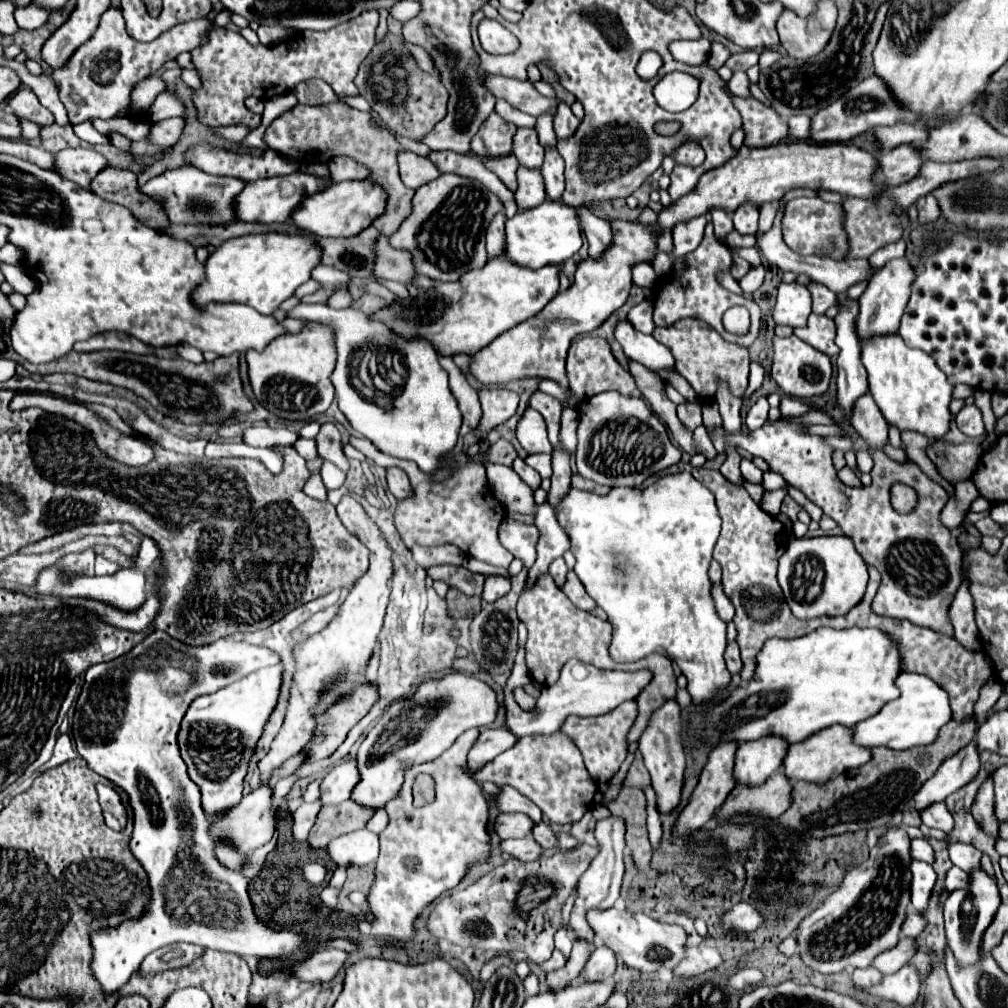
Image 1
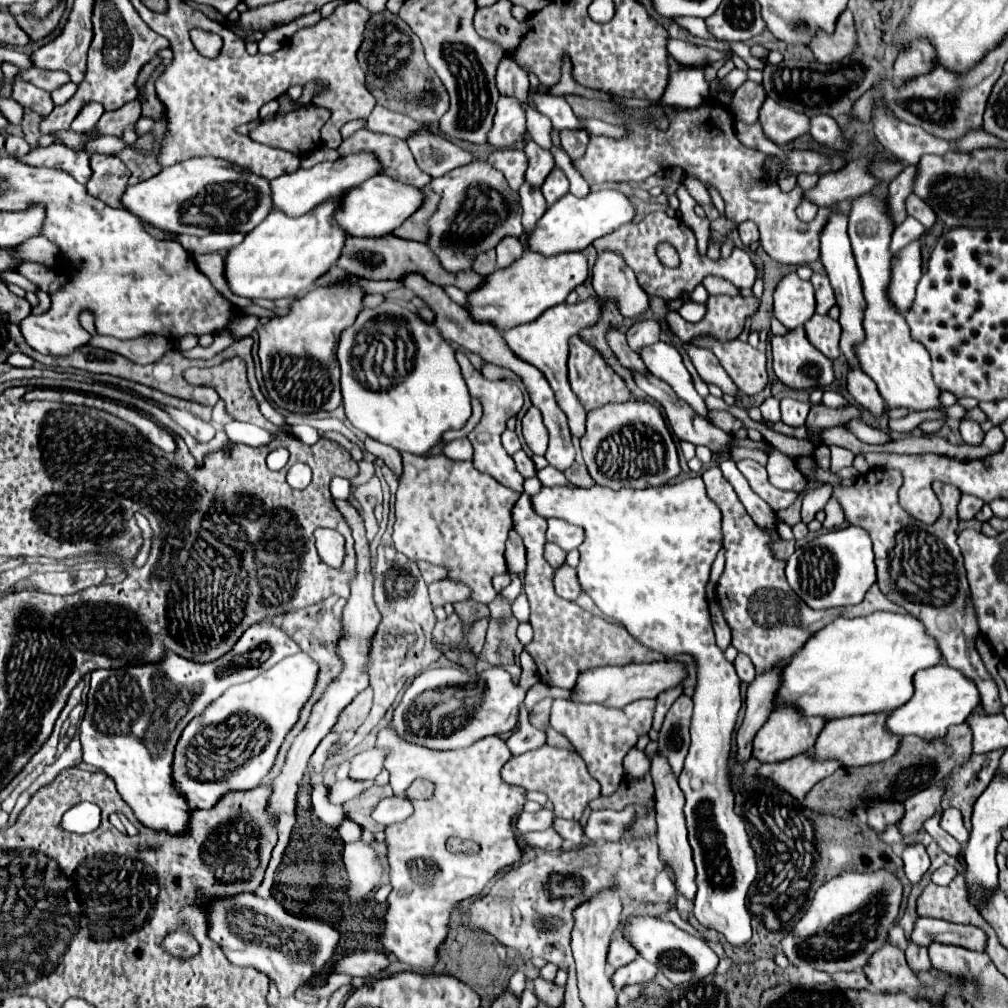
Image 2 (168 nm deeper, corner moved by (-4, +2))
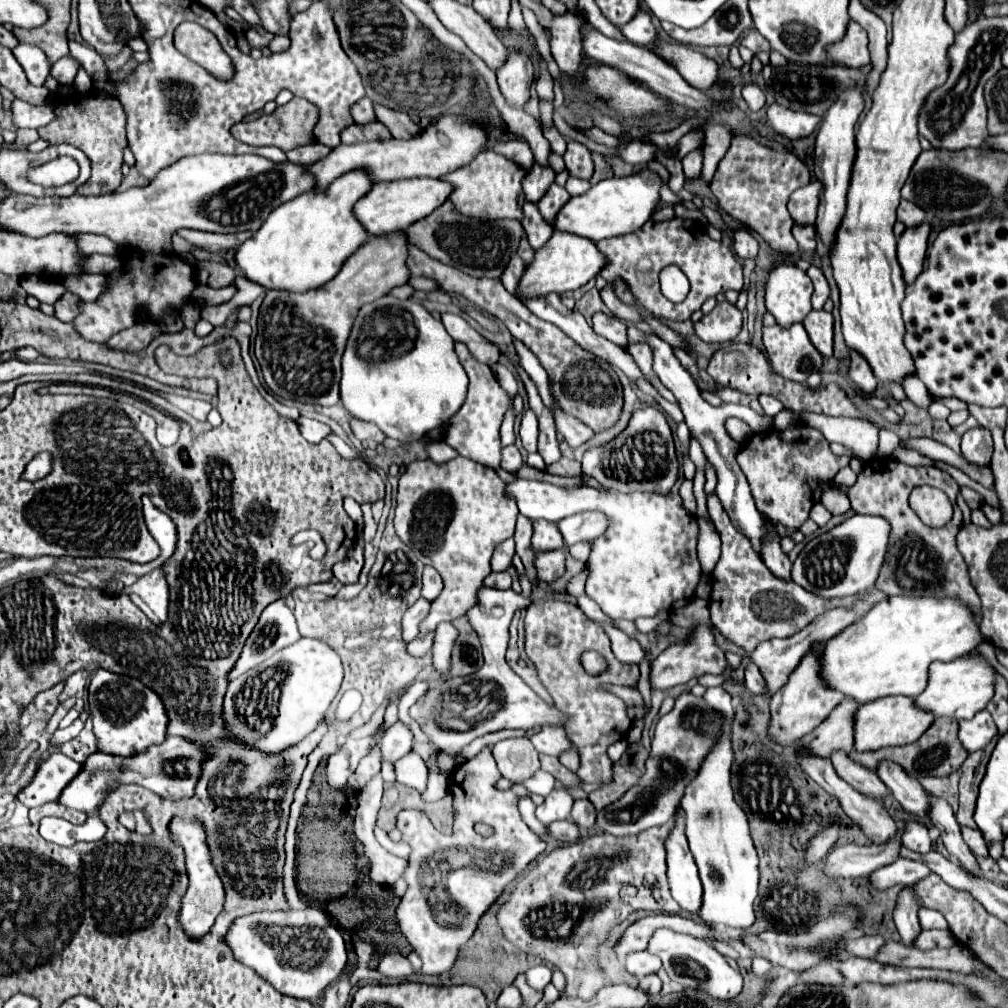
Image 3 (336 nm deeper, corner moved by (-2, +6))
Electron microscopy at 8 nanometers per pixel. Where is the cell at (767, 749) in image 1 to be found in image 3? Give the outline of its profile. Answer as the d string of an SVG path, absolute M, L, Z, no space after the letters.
M822 644L814 648L812 654L806 656L806 660L802 660L802 664L792 672L792 676L788 678L786 686L782 690L778 690L772 698L770 698L770 722L768 722L768 738L784 748L794 746L802 736L810 734L818 724L822 724L826 720L826 716L838 706L842 704L844 696L842 692L832 692L830 688L826 688L818 676L818 652L820 652Z

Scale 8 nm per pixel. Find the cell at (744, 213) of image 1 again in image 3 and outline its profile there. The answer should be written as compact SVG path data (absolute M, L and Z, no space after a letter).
M738 228L734 232L732 240L734 240L734 252L740 258L756 258L756 254L758 254L758 240L746 228Z

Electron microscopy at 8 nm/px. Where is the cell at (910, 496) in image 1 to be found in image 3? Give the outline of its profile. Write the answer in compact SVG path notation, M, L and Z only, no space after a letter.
M927 485L914 488L910 494L910 508L928 526L944 526L953 515L953 507L946 494Z

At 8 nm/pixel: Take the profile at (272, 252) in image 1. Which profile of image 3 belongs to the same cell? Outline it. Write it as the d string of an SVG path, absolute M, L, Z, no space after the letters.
M348 172L336 178L324 192L304 192L278 206L262 222L260 230L236 248L236 264L242 274L264 288L282 288L286 292L308 292L334 278L344 260L366 240L368 232L358 224L352 206L370 190L372 182L360 172Z

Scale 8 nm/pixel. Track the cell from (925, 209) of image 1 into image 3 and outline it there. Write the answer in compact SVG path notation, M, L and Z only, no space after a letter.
M900 200L900 206L898 206L900 222L904 222L906 226L918 226L924 222L924 218L926 218L926 212L922 212L922 208L918 208L914 202Z

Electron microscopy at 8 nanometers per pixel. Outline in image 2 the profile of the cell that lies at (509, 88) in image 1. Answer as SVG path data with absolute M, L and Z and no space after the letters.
M534 94L534 104L538 112L548 116L552 120L552 128L556 130L582 130L584 126L568 106L568 102L562 96L554 94Z

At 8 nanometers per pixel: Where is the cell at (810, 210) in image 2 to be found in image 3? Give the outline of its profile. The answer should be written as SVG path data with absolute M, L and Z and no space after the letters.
M794 224L792 234L801 251L815 251L817 246L816 230L814 225L800 226Z

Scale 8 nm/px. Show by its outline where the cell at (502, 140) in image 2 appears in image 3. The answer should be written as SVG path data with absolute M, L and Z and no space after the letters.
M512 48L510 60L496 72L498 76L498 86L502 96L510 106L524 108L524 104L530 100L530 82L534 78L534 68L528 64L528 58Z

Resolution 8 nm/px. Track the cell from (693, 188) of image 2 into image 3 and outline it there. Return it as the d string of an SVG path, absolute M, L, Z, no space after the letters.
M702 148L696 149L681 159L686 178L694 179L700 176L703 163Z

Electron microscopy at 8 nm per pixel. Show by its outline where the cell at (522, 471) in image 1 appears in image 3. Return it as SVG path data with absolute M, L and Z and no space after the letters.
M512 444L512 446L506 446L502 448L502 468L504 470L510 470L510 472L518 472L518 468L524 464L522 456L520 456L520 450Z

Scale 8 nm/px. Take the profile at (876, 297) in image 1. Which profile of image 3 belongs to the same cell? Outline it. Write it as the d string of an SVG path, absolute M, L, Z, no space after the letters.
M924 222L920 226L906 228L898 240L898 262L900 262L902 278L906 280L906 284L912 284L922 272L926 246L928 246L928 234L930 234L930 224Z

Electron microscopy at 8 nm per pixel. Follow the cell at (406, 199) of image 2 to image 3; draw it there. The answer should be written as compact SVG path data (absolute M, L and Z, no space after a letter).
M410 178L410 180L394 180L394 182L376 182L370 192L362 196L354 206L356 220L368 230L370 236L382 236L382 232L404 230L412 222L428 216L436 210L448 196L450 184L436 178Z

